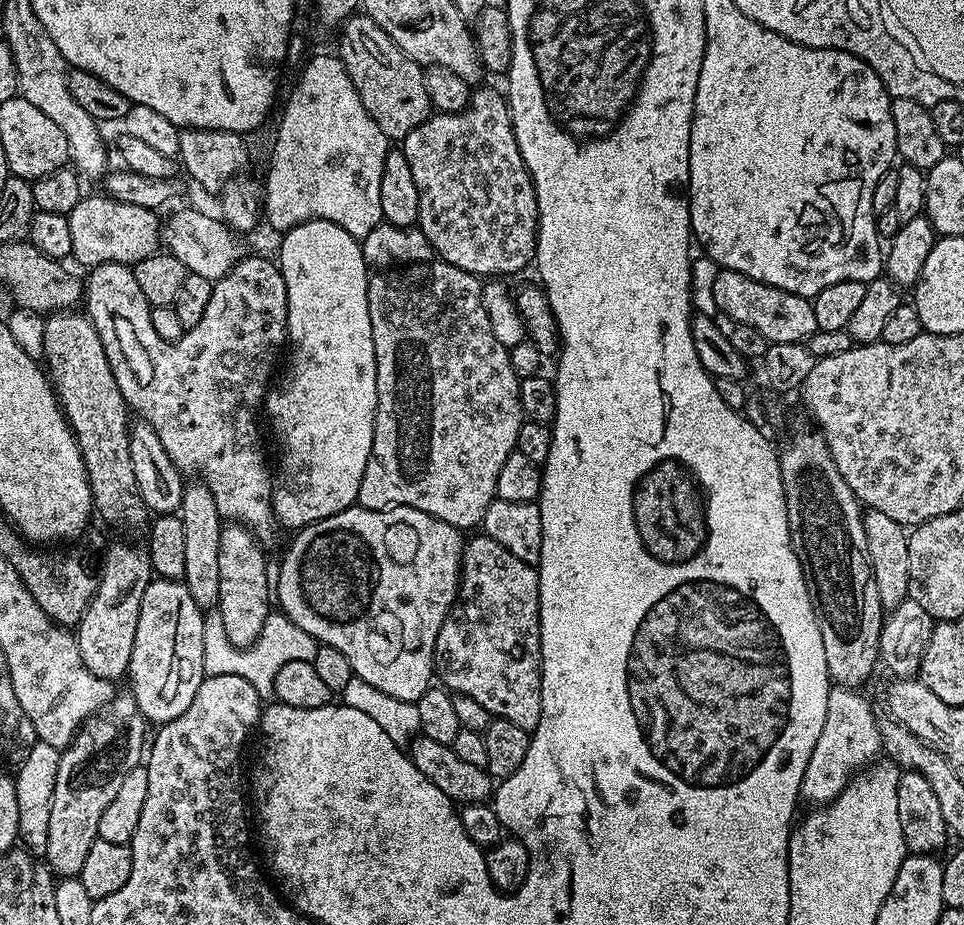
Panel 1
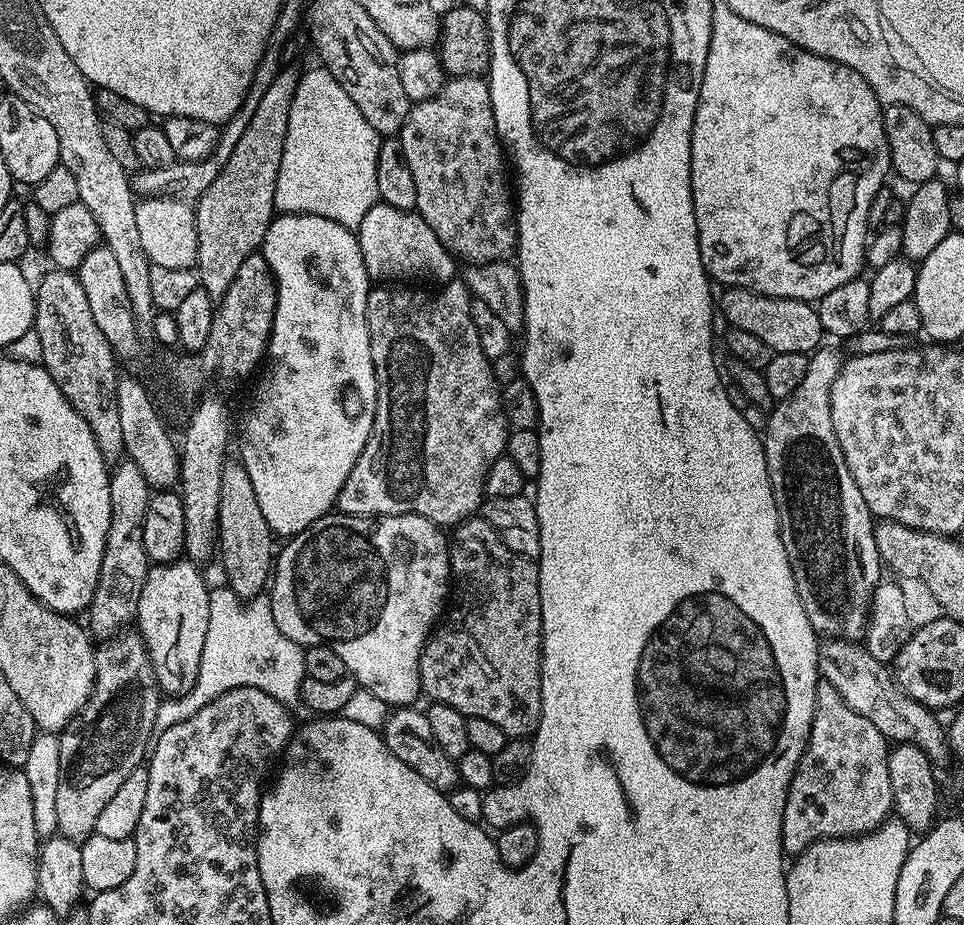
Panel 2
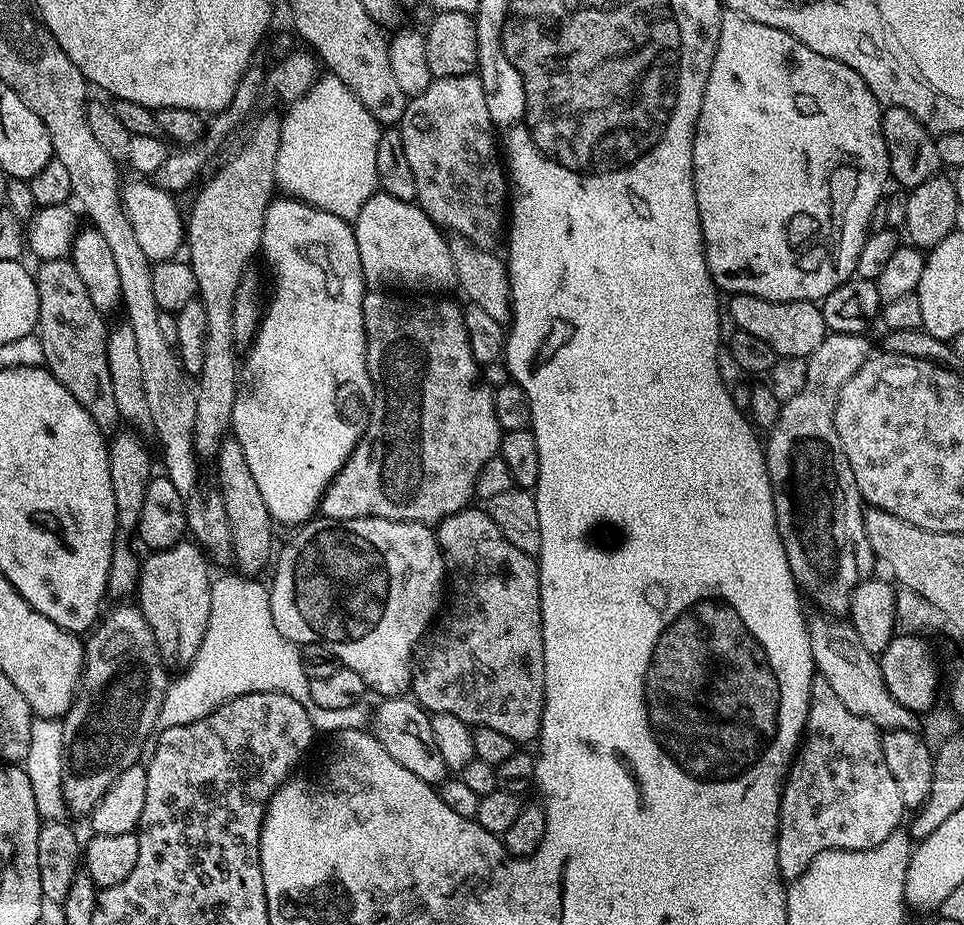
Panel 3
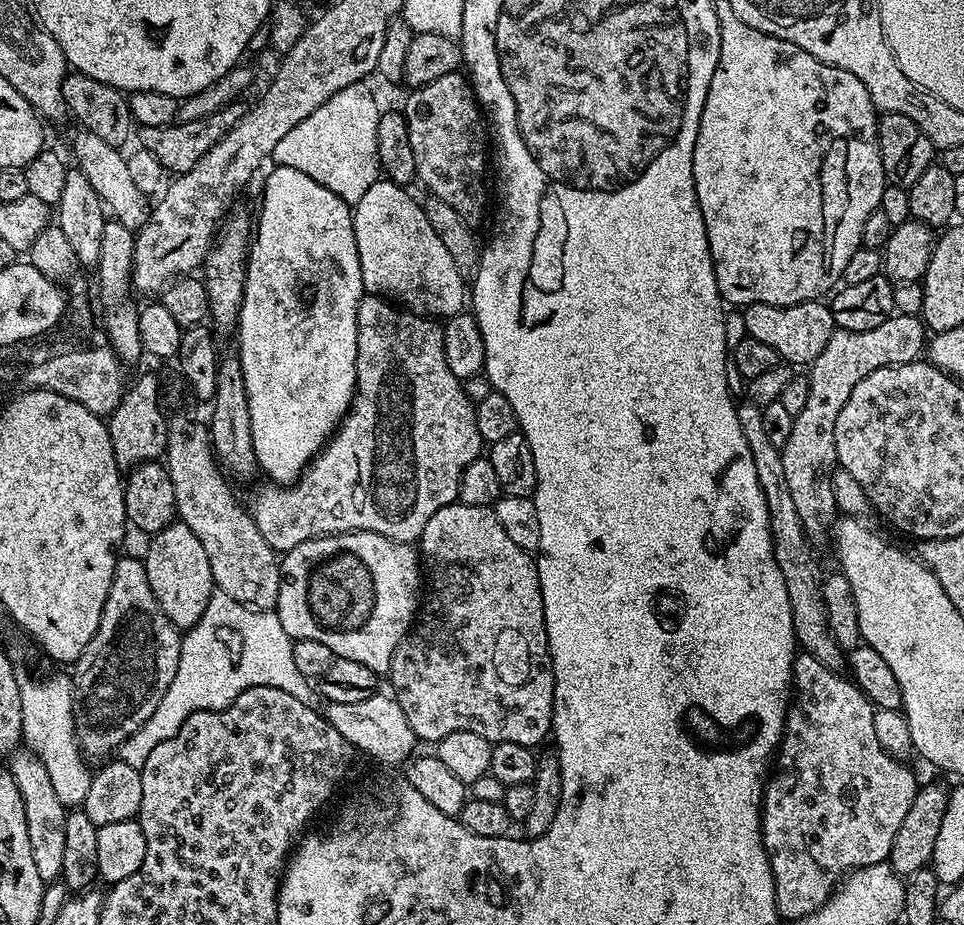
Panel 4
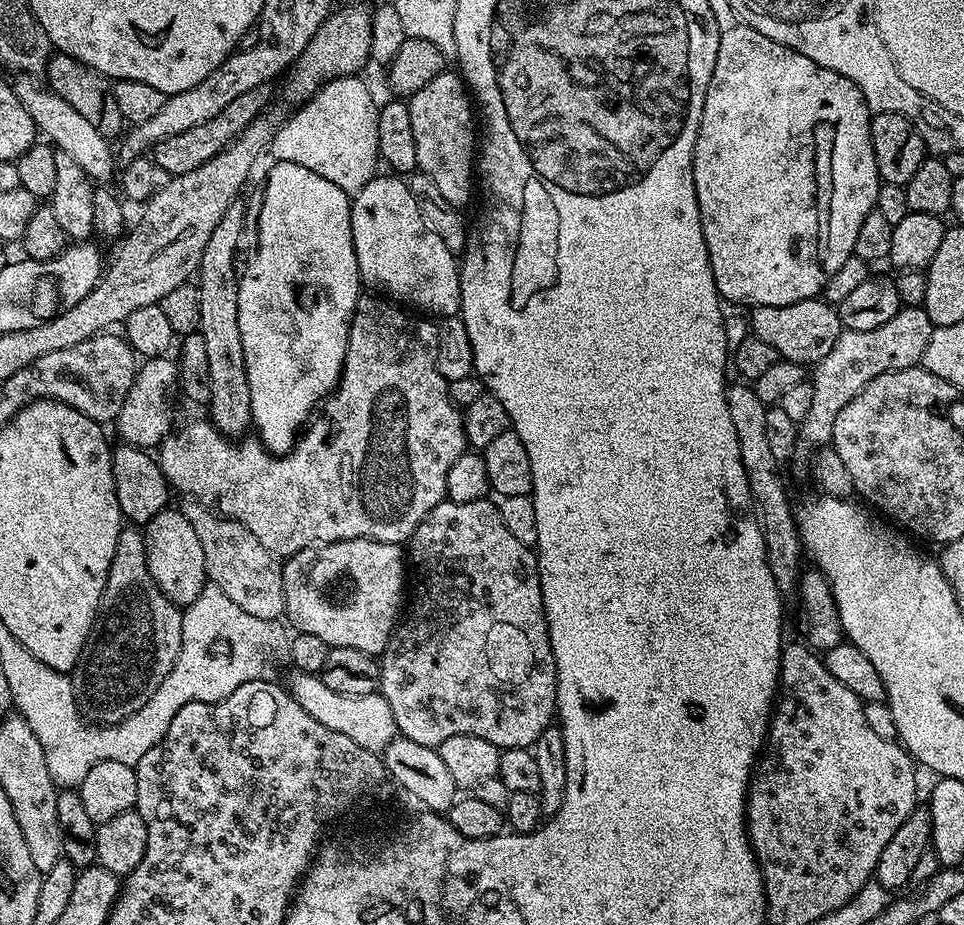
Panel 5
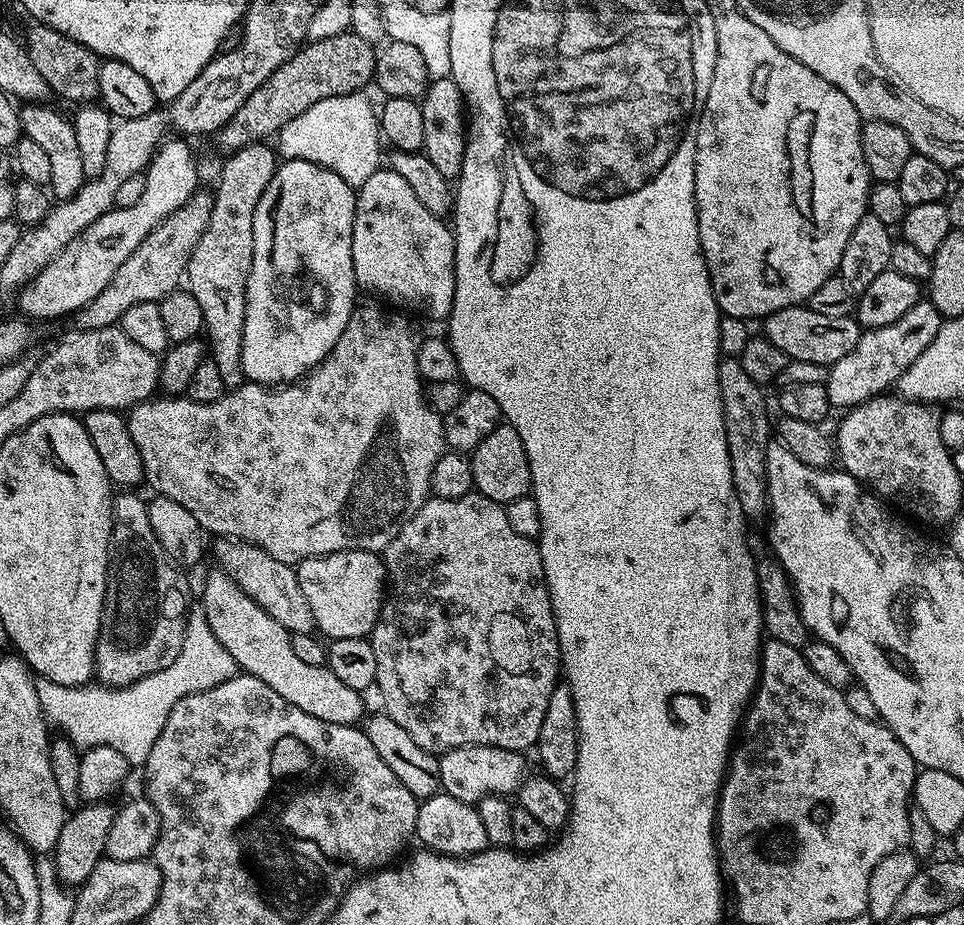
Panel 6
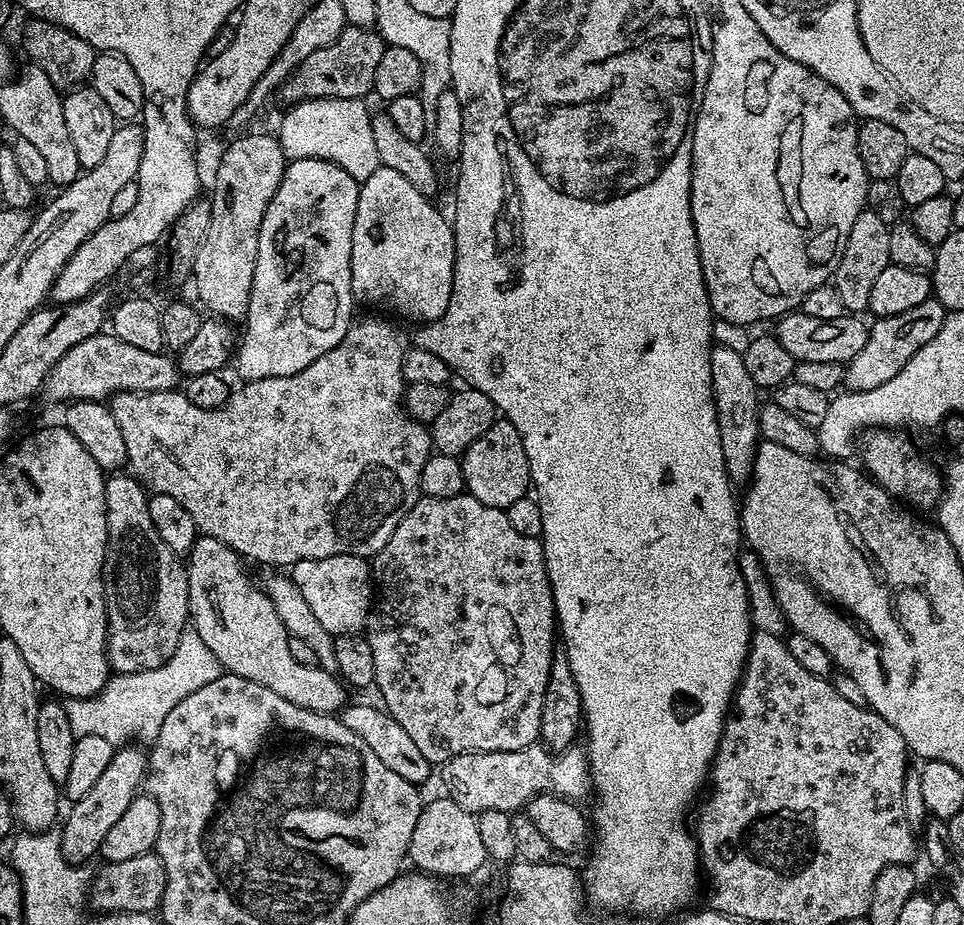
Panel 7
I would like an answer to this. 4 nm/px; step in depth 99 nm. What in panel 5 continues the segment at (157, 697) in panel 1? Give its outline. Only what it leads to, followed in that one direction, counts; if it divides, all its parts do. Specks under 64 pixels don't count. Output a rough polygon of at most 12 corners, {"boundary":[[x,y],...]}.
{"boundary":[[169,506],[146,525],[148,569],[177,606],[200,597],[206,558]]}

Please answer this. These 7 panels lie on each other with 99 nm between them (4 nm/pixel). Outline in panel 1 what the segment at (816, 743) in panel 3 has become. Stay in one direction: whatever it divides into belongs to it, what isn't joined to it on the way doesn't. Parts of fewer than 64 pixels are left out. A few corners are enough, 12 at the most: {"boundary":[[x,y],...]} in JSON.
{"boundary":[[855,688],[828,689],[801,797],[832,803],[881,755],[881,721]]}

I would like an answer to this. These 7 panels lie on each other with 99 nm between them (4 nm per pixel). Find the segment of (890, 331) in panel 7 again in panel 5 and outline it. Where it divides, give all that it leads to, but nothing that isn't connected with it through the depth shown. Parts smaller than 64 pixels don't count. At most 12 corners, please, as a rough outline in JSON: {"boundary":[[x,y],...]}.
{"boundary":[[904,306],[874,330],[841,331],[811,373],[802,421],[831,441],[870,381],[923,361],[933,327]]}

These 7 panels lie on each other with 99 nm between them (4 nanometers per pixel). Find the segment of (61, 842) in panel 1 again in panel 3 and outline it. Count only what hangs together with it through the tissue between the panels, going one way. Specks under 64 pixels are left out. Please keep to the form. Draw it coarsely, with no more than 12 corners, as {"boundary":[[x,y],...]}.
{"boundary":[[135,603],[91,629],[64,725],[64,804],[141,759],[170,683]]}

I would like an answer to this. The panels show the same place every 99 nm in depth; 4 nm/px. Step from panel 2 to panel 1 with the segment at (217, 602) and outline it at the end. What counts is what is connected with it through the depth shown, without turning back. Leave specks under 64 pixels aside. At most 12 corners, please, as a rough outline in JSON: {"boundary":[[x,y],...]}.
{"boundary":[[279,610],[248,648],[204,618],[207,675],[238,674],[262,698],[286,662],[312,660],[318,642]]}

